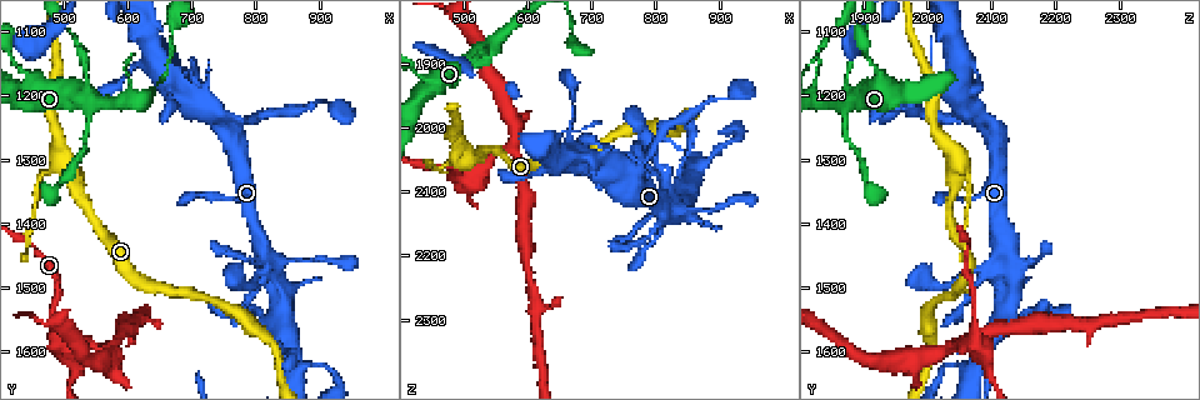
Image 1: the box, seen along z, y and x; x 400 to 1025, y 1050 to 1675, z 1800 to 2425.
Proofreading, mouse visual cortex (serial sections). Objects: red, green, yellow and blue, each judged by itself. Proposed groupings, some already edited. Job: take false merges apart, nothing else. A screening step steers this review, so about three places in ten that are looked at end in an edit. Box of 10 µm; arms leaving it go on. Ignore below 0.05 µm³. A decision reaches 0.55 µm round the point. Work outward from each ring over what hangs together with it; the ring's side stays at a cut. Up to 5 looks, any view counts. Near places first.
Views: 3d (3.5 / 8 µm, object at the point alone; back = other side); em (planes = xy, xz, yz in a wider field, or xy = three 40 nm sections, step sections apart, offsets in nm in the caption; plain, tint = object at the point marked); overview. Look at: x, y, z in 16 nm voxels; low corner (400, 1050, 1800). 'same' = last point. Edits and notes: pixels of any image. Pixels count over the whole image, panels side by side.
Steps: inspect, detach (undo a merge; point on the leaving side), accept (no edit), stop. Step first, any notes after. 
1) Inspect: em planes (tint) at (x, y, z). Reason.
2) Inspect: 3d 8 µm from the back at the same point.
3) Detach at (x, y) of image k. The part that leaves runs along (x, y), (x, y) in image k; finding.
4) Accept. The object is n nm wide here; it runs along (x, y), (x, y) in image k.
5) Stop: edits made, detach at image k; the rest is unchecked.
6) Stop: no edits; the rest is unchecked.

Inspect: 3d 3.5 µm from the back at (510, 1320, 2050). A fork.

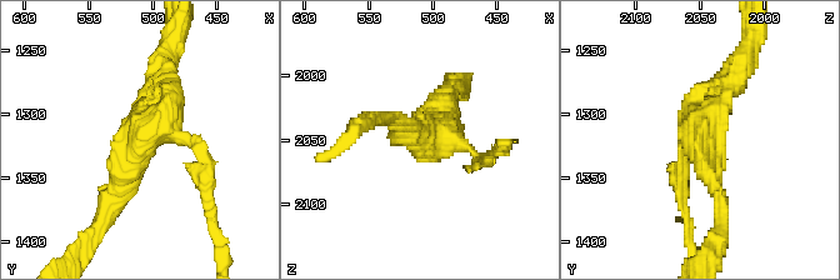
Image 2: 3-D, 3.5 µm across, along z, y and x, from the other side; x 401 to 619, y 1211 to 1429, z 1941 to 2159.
Inspect: em xy step 2 (tint) at (504, 1318, 2048).

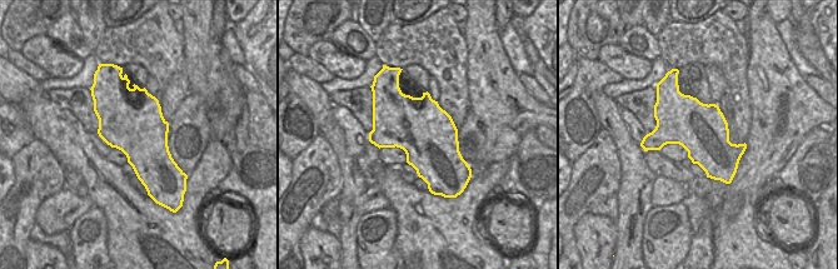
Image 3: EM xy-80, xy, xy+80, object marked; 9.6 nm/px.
Detach at (196, 166) of image 2. The part that leaves runs along (175, 134), (205, 156), (216, 238) in image 2; a second cell is stuck on.

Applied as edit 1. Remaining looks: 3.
Inspect: overview. See it whole again.

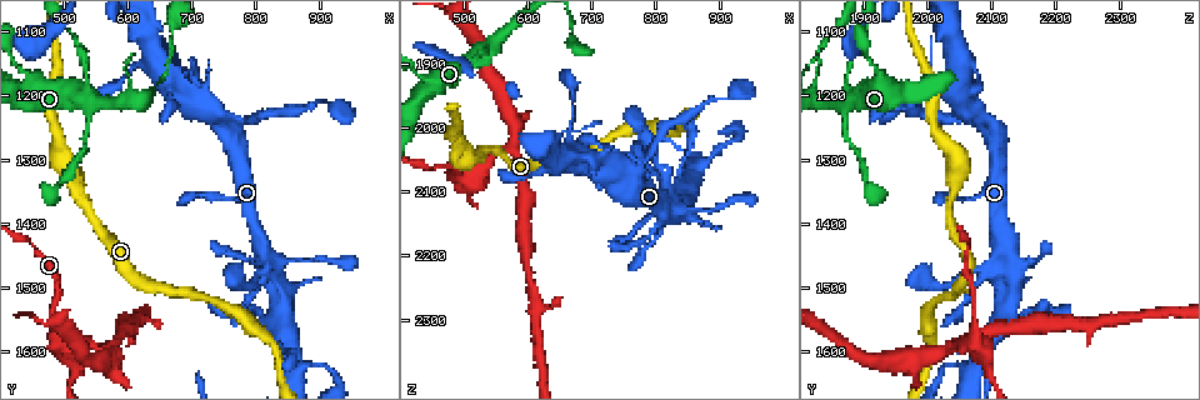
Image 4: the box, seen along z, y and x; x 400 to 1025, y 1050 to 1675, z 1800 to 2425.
Inspect: 3d 8 µm at (510, 1585, 2075). Arms part here.

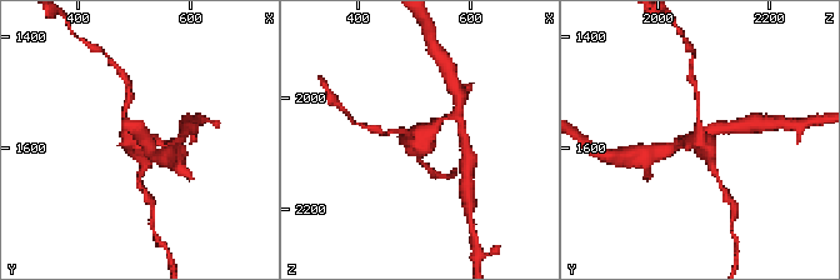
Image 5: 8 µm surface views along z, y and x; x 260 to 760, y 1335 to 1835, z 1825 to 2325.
Inspect: 3d 3.5 µm from the back at the same point. Closer look.

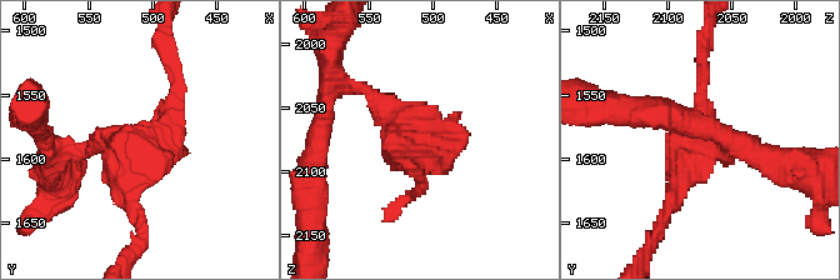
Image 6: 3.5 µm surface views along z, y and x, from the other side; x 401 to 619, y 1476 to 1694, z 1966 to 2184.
Detach at (79, 146) of image 6. The part that leaves runs along (401, 121), (359, 86), (340, 86), (331, 41) in image 6; two cells meet here.

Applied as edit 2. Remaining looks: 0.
Stop: edits made, detach at image 2, detach at image 6; the rest is unchecked.

